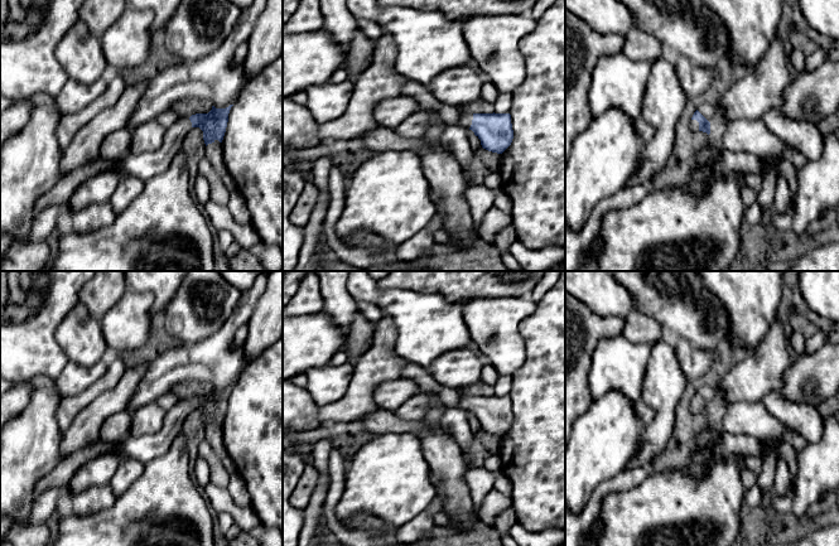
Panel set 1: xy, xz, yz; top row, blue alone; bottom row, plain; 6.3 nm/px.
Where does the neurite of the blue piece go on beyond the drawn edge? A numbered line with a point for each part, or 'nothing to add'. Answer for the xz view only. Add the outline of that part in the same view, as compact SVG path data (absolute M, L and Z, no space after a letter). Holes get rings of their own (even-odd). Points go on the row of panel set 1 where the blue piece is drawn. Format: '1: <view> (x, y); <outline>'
1: xz (466, 119); M461 111L461 115L459 115L459 125L461 126L469 130L471 125L472 125L472 120L473 120L472 113L467 113L467 112Z

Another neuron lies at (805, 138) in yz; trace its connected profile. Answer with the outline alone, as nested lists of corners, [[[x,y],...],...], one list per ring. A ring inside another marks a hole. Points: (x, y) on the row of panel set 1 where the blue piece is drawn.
[[[776,107],[767,110],[761,119],[777,139],[806,160],[813,161],[821,156],[825,139],[815,124],[796,121]]]

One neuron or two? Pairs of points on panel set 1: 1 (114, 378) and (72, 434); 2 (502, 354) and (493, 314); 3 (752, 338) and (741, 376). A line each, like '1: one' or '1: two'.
1: two
2: one
3: two

